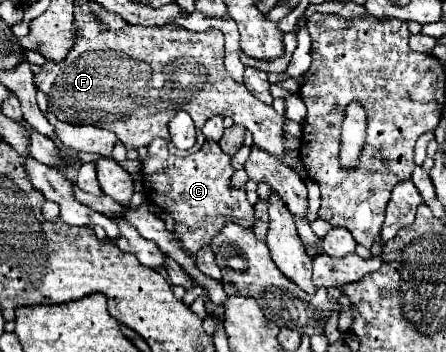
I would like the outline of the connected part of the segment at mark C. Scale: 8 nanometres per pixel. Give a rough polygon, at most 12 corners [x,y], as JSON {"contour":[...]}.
{"contour":[[218,142],[174,156],[148,146],[142,182],[190,254],[224,222],[252,228]]}

